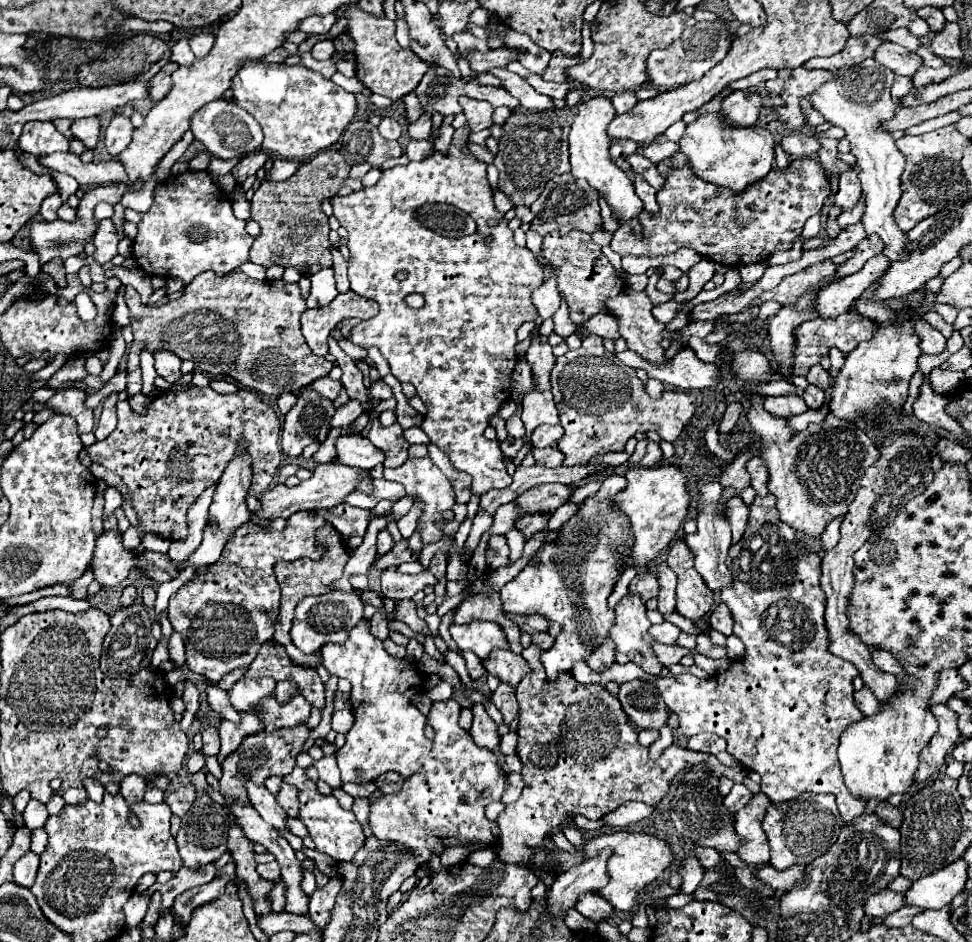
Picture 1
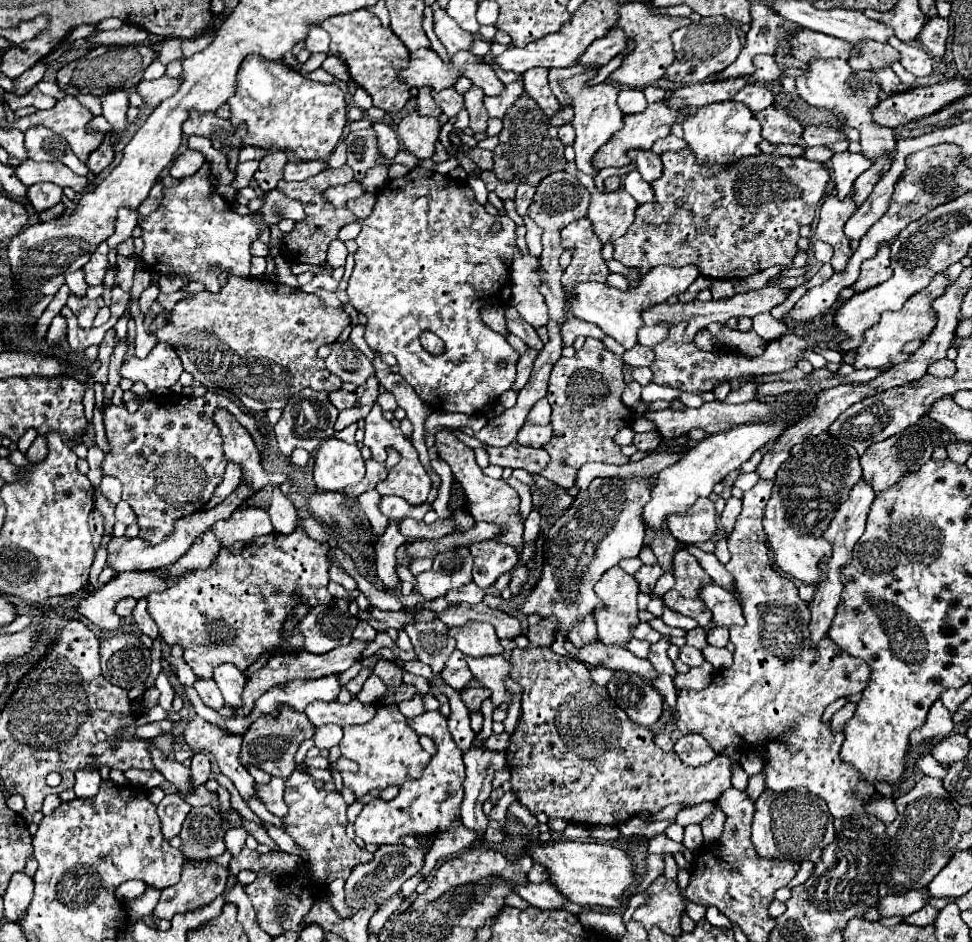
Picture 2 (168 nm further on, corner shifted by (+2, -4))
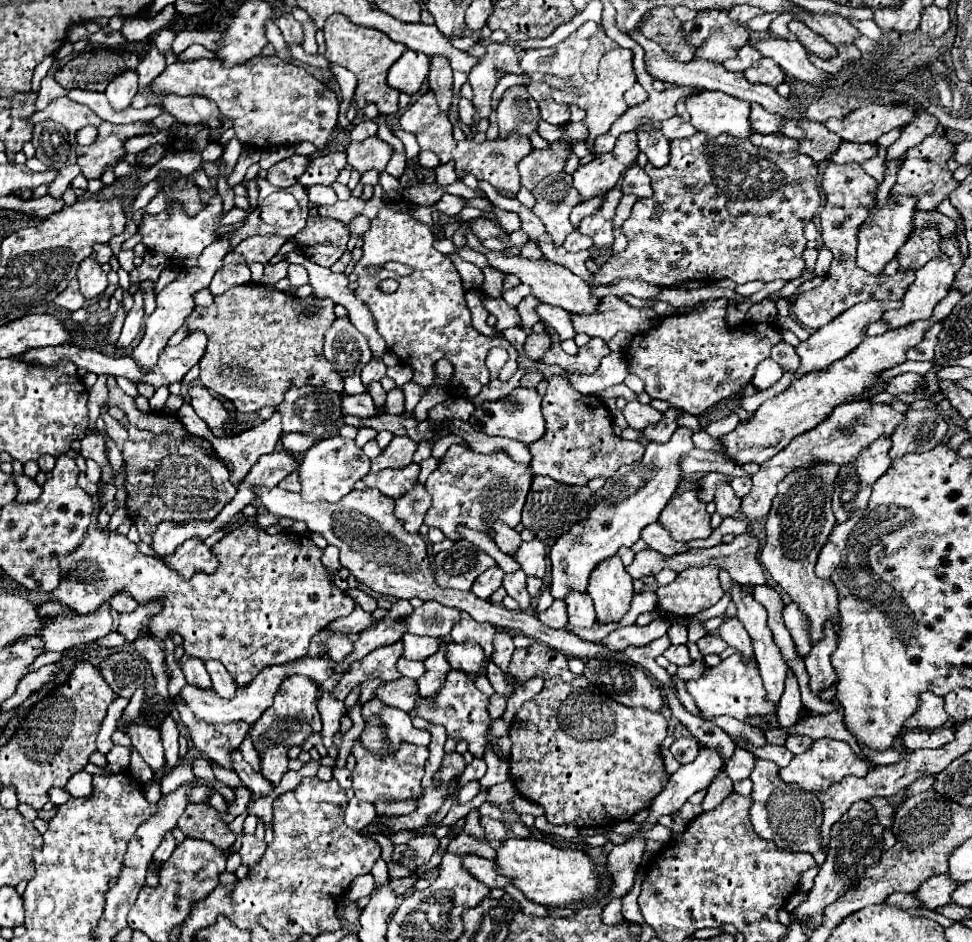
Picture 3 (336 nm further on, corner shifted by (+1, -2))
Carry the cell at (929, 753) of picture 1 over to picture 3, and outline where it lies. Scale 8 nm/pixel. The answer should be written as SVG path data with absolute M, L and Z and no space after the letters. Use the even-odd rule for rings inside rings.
M919 693L919 707L911 715L911 719L905 721L907 729L939 729L949 719L945 713L945 701L943 697L937 697L935 693Z

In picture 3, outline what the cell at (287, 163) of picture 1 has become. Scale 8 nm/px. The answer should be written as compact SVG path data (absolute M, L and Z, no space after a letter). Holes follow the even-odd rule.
M327 153L327 155L319 155L315 157L309 167L307 173L303 173L303 177L299 179L301 185L333 185L337 181L337 175L341 173L341 169L345 169L347 165L347 155L345 153Z

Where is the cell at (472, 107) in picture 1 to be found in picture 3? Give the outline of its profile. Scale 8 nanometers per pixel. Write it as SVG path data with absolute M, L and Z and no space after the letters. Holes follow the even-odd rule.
M489 43L487 53L479 57L477 65L469 71L469 83L473 87L475 121L489 117L491 93L497 87L497 71L521 71L515 49L509 43Z

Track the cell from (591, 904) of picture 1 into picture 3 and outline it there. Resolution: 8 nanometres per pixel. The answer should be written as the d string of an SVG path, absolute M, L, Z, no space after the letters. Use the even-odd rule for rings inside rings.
M465 855L463 857L463 867L477 881L483 881L489 889L493 889L493 887L505 887L505 885L511 883L505 877L499 877L499 873L495 873L495 865L491 865L489 859L481 859L481 857L475 857L475 855Z

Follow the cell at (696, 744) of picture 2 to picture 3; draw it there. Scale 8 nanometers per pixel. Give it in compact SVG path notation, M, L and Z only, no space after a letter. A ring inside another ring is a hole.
M681 737L681 739L675 739L675 743L671 745L669 751L673 753L673 757L681 765L685 765L685 763L691 763L697 757L699 745L697 745L697 741L693 737Z

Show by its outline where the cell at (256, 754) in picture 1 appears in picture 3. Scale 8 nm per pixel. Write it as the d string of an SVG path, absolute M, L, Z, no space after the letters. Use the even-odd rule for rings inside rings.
M291 675L287 677L277 695L273 705L251 725L251 737L253 741L259 741L259 757L261 757L261 773L271 785L279 785L281 777L287 773L287 749L291 745L301 745L315 729L321 729L321 717L317 711L317 691L319 685L305 677L305 675Z

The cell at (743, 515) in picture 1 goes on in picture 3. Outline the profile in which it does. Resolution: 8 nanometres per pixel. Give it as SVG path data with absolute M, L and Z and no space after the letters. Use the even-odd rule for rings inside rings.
M727 481L717 483L717 491L715 491L715 505L717 505L717 513L721 517L733 517L739 513L741 507L741 499L733 493L731 485Z

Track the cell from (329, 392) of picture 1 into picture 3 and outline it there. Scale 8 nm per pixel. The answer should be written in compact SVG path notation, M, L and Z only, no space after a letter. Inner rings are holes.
M369 393L345 395L341 409L343 409L343 415L355 415L355 417L373 417L385 411L385 407L373 405L373 399Z

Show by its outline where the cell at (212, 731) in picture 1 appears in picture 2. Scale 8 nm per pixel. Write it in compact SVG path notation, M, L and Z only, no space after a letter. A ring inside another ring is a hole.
M198 751L194 757L192 757L192 777L194 777L194 785L202 785L208 781L208 775L210 775L210 755L206 751Z

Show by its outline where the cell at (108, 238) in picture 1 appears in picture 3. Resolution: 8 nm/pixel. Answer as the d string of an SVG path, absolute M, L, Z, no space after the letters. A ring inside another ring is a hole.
M91 257L81 261L79 271L77 271L77 279L79 279L79 285L81 285L81 293L87 301L93 301L99 295L103 295L103 291L109 285L107 283L107 273L99 265L95 265L91 261Z

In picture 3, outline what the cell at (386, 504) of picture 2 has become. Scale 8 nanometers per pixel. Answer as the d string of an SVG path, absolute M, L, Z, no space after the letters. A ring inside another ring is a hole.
M451 445L443 461L447 463L439 461L439 467L429 475L425 483L425 488L433 497L433 505L425 517L427 527L435 525L451 541L461 541L461 533L457 531L461 525L481 533L489 533L495 521L503 521L511 529L517 527L521 521L525 497L535 477L529 465L513 461L505 451L481 455L465 445Z

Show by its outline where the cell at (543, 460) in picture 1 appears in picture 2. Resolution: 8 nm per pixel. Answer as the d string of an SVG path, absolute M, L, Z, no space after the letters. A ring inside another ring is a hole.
M486 447L488 455L490 455L490 463L492 465L500 465L500 467L510 467L510 469L526 469L528 473L540 473L548 461L550 455L542 449L532 449L532 447Z

